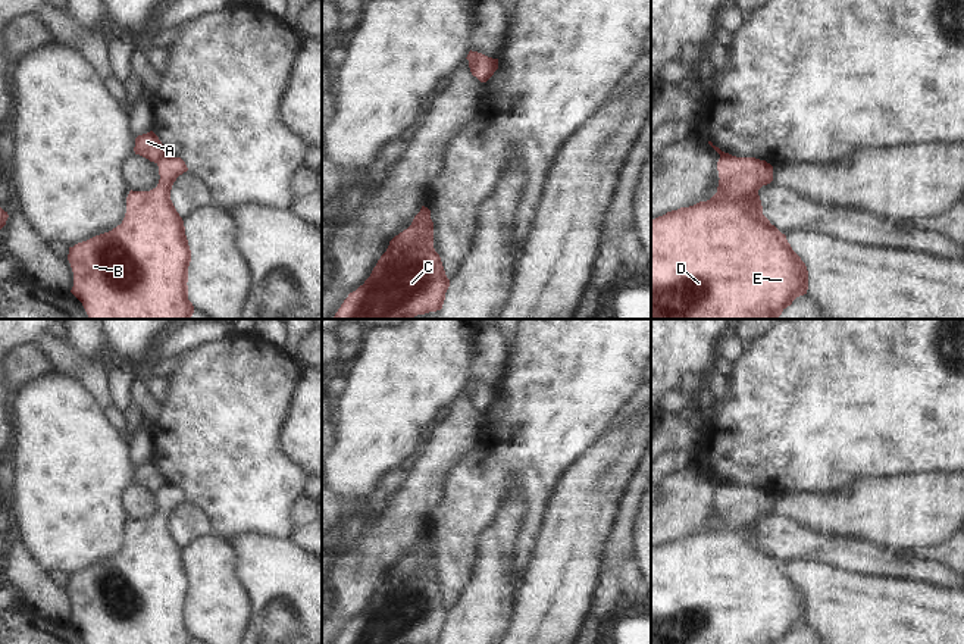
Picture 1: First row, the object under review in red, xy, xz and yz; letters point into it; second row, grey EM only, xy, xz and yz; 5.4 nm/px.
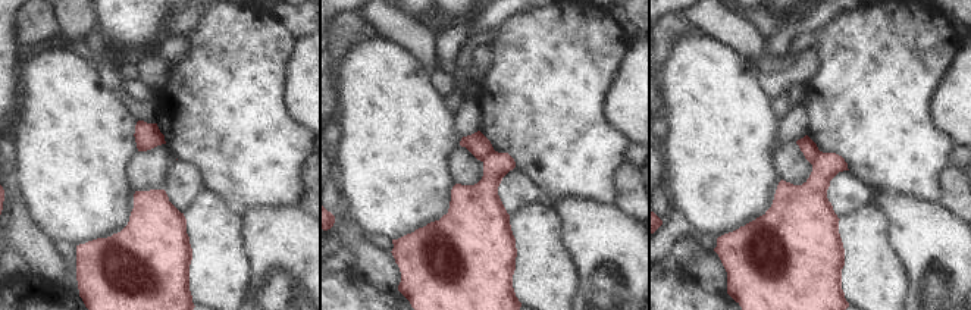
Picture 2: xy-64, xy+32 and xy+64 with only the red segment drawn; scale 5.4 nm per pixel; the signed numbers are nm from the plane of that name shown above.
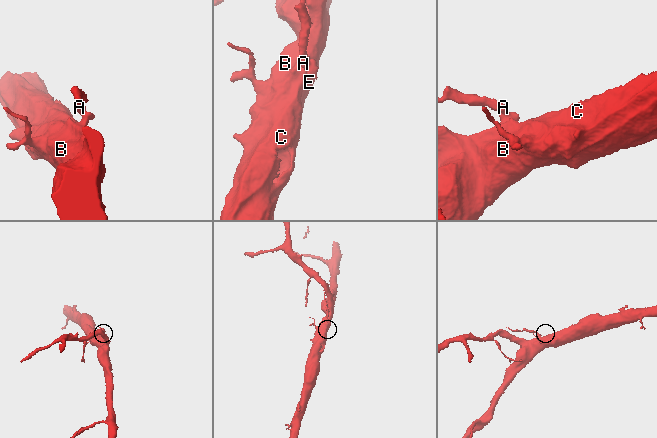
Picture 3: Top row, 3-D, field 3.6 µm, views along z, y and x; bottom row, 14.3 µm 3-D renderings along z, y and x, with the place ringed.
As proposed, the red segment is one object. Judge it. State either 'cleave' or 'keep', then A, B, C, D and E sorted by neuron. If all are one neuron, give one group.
cleave; groups A / B C D E

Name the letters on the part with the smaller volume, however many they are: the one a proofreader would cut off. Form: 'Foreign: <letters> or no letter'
Foreign: A

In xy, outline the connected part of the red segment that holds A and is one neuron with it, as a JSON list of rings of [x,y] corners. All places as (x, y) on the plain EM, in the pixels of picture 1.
[[[153,460],[135,468],[134,481],[154,493],[159,493],[168,484],[162,471]]]

